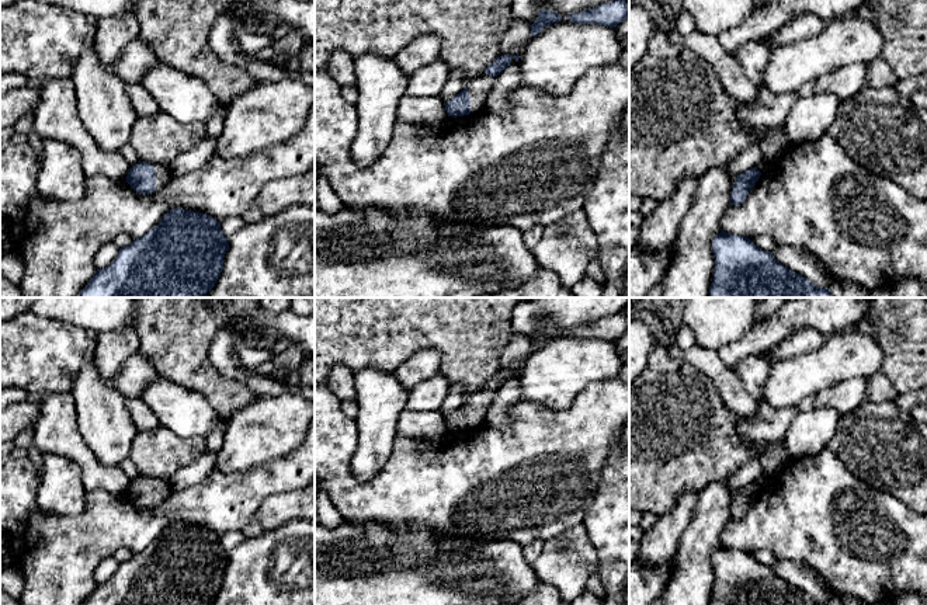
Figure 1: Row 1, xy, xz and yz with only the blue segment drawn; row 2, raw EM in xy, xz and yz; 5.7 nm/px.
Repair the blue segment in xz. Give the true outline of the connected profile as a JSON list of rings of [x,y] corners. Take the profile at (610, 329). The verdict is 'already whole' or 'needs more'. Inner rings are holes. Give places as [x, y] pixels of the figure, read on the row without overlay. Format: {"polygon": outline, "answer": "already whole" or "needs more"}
{"polygon": [[[621,312],[611,317],[600,319],[581,327],[573,327],[569,330],[569,335],[577,338],[600,338],[603,341],[615,343],[628,331],[629,320]]], "answer": "already whole"}

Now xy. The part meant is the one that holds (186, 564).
{"polygon": [[[176,522],[146,549],[119,563],[115,574],[97,584],[81,605],[211,605],[222,587],[228,561],[221,536],[208,528]]], "answer": "already whole"}

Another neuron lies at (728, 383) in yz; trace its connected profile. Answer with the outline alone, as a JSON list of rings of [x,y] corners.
[[[695,344],[688,350],[671,345],[669,352],[673,359],[685,361],[705,373],[715,385],[723,403],[739,418],[756,415],[760,401],[746,392],[739,375],[722,362],[718,351]]]

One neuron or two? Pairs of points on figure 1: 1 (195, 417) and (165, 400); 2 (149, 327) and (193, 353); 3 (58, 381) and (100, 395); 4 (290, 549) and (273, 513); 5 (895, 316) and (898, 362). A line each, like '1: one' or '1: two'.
1: one
2: one
3: two
4: two
5: one

